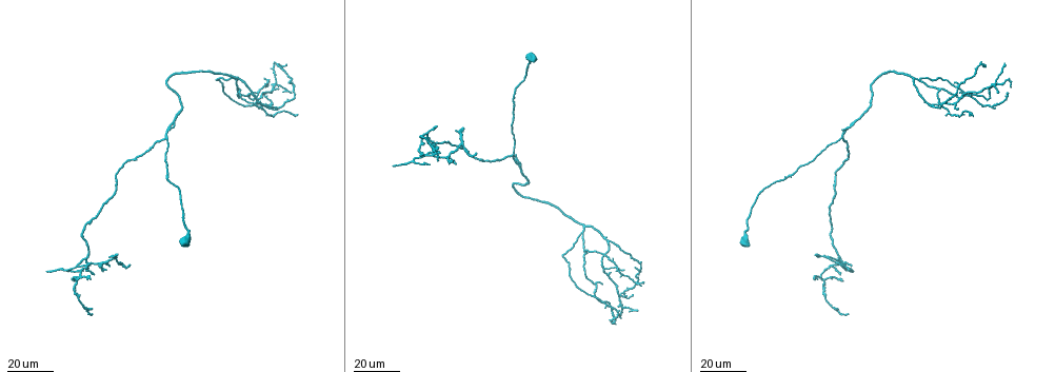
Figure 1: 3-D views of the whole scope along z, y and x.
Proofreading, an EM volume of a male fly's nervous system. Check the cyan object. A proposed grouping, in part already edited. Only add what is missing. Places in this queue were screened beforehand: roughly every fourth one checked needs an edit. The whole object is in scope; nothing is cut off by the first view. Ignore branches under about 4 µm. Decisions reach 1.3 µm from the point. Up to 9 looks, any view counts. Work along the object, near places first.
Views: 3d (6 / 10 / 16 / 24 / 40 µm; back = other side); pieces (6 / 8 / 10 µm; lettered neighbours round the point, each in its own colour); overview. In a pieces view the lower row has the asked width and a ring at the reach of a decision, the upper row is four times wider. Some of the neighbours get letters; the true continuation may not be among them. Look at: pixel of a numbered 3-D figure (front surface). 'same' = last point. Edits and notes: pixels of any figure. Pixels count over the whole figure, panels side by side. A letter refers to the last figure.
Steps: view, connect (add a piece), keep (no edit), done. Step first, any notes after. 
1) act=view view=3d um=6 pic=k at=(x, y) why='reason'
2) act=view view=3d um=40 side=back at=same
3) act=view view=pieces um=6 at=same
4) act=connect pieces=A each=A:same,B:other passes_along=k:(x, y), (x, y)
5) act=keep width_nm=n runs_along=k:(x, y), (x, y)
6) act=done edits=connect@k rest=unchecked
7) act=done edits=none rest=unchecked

act=view view=3d um=40 pic=1 at=(421, 156) why='branch stops here'

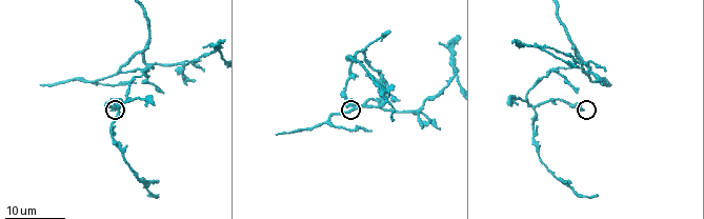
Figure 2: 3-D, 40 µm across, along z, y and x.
act=view view=pieces um=8 pic=2 at=(582, 111)

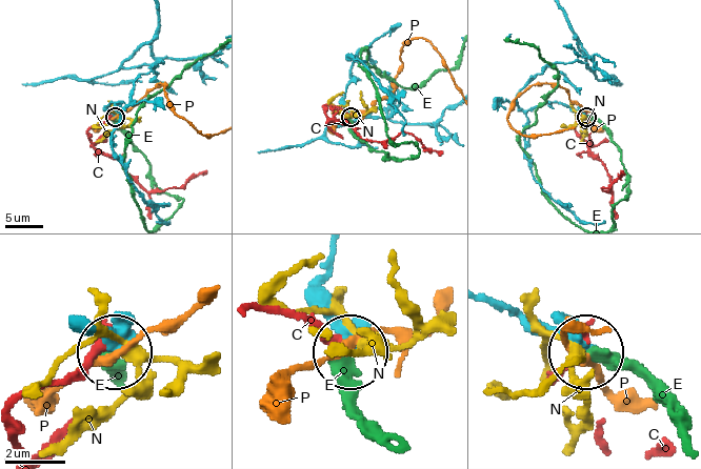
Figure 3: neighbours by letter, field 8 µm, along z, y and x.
act=keep each=C:other,E:other,N:other,P:other runs_along=3:(493, 303), (580, 345) found='none of them fits'

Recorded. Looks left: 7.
act=view view=3d um=16 pic=2 at=(606, 70) why='an open end'

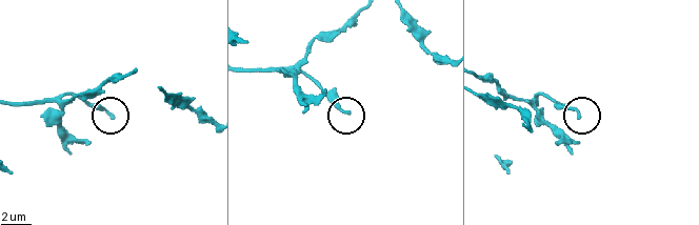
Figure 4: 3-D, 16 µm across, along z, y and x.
act=view view=pieces um=10 pic=4 at=(581, 116)

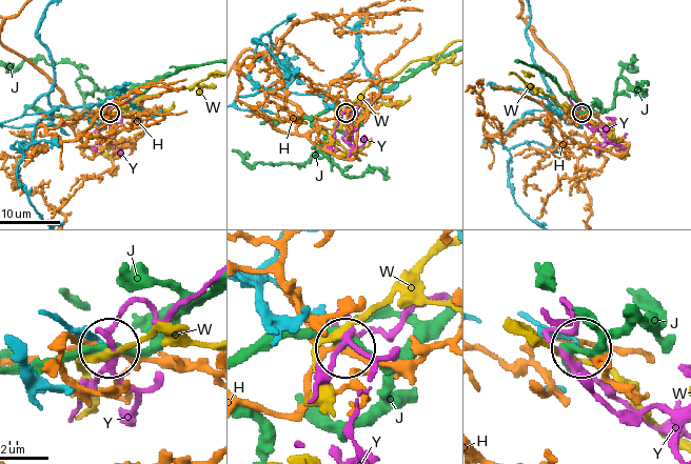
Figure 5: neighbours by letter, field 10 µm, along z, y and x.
act=keep each=H:other,J:other,W:other,Y:other found='no lettered piece goes on from it'

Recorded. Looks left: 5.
act=view view=3d um=16 pic=2 at=(392, 118) why='an open end'

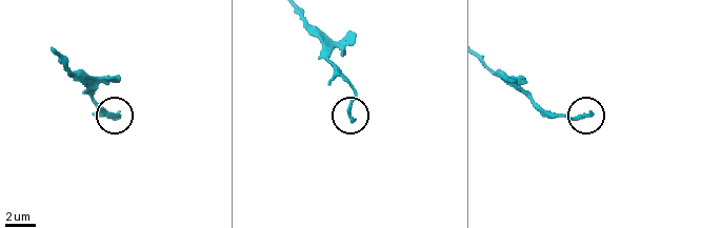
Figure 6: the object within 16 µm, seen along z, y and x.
act=view view=3d um=6 pic=6 at=(591, 112) why='closer look'

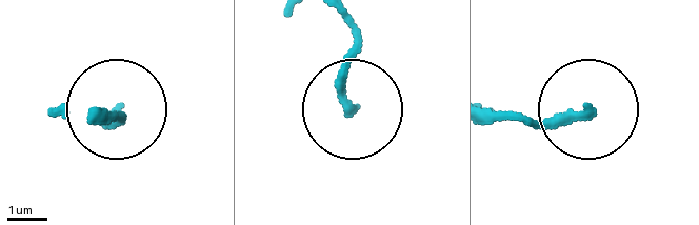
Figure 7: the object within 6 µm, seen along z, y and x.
act=view view=pieces um=8 pic=7 at=(588, 114) why='what lies round it'

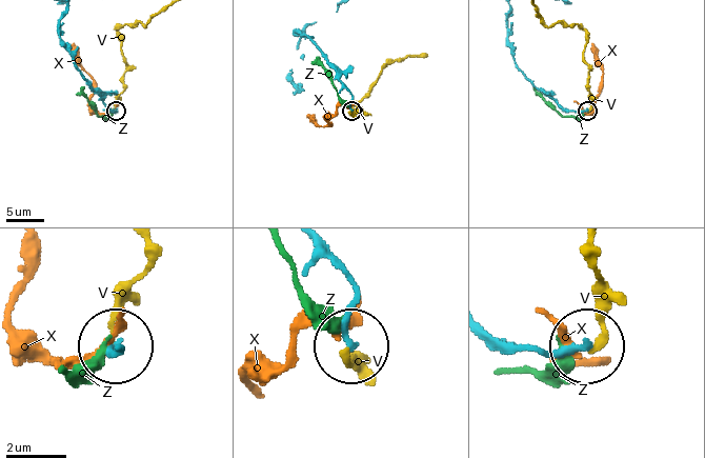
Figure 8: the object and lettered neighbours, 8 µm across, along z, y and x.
act=keep width_nm=190 each=V:other,X:other,Z:other runs_along=8:(507, 26), (507, 44), (519, 68), (566, 110), (586, 111) found='none of them fits'

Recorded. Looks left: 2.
act=view view=3d um=24 pic=2 at=(155, 181) why='branch stops here'

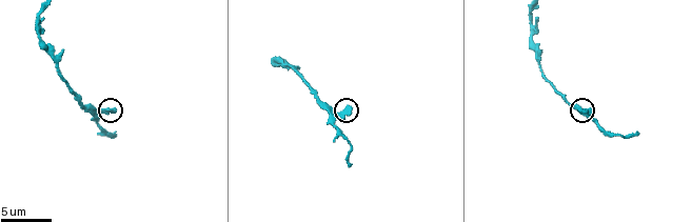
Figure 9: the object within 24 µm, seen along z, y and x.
act=view view=pieces um=10 pic=9 at=(349, 109) why='what lies round it'

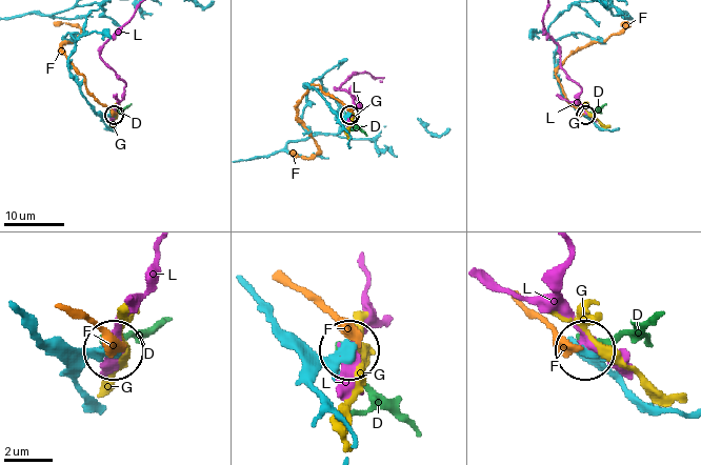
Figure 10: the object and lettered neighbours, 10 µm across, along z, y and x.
act=keep each=D:other,F:other,G:other,L:other found='no lettered piece goes on from it'

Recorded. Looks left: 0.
act=done edits=none rest=unchecked

